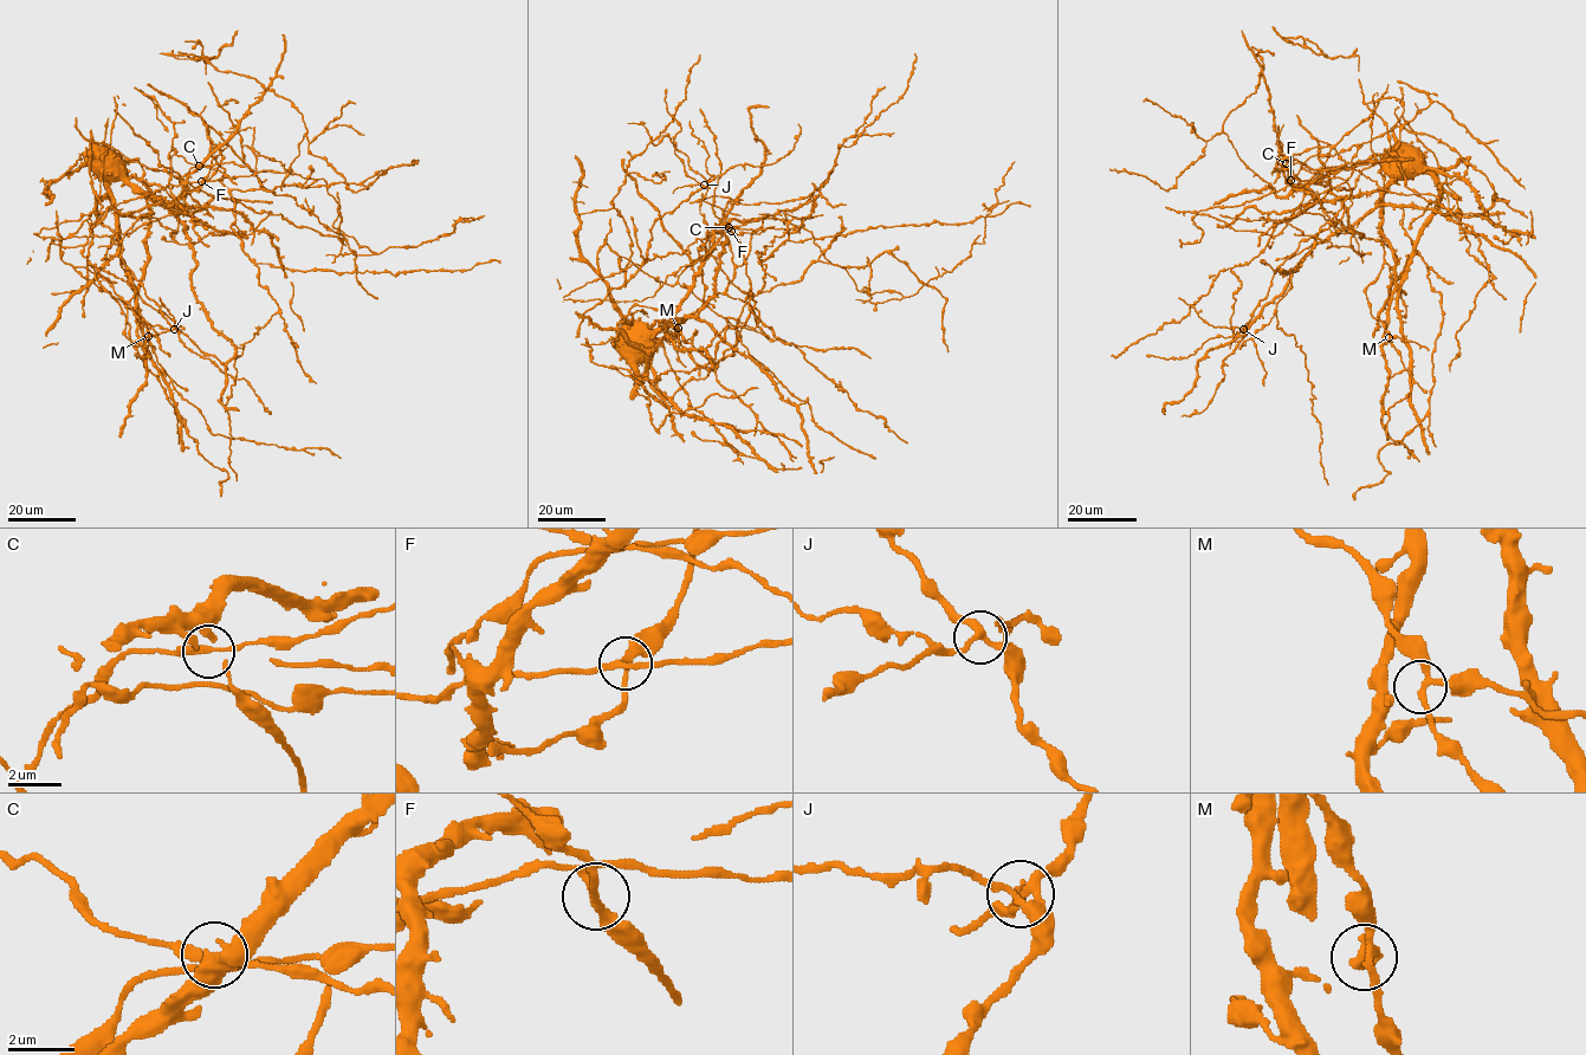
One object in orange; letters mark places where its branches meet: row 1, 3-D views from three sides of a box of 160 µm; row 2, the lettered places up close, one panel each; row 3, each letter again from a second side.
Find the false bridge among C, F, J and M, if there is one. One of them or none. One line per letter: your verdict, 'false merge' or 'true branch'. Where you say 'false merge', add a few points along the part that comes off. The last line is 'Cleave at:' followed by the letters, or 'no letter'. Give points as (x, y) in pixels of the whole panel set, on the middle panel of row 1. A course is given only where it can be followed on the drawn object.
C: true branch
F: false merge; foreign part runs (732, 232), (795, 228), (801, 219), (785, 217), (858, 291), (908, 297), (984, 243), (1014, 161)
J: true branch
M: true branch
Cleave at: F

